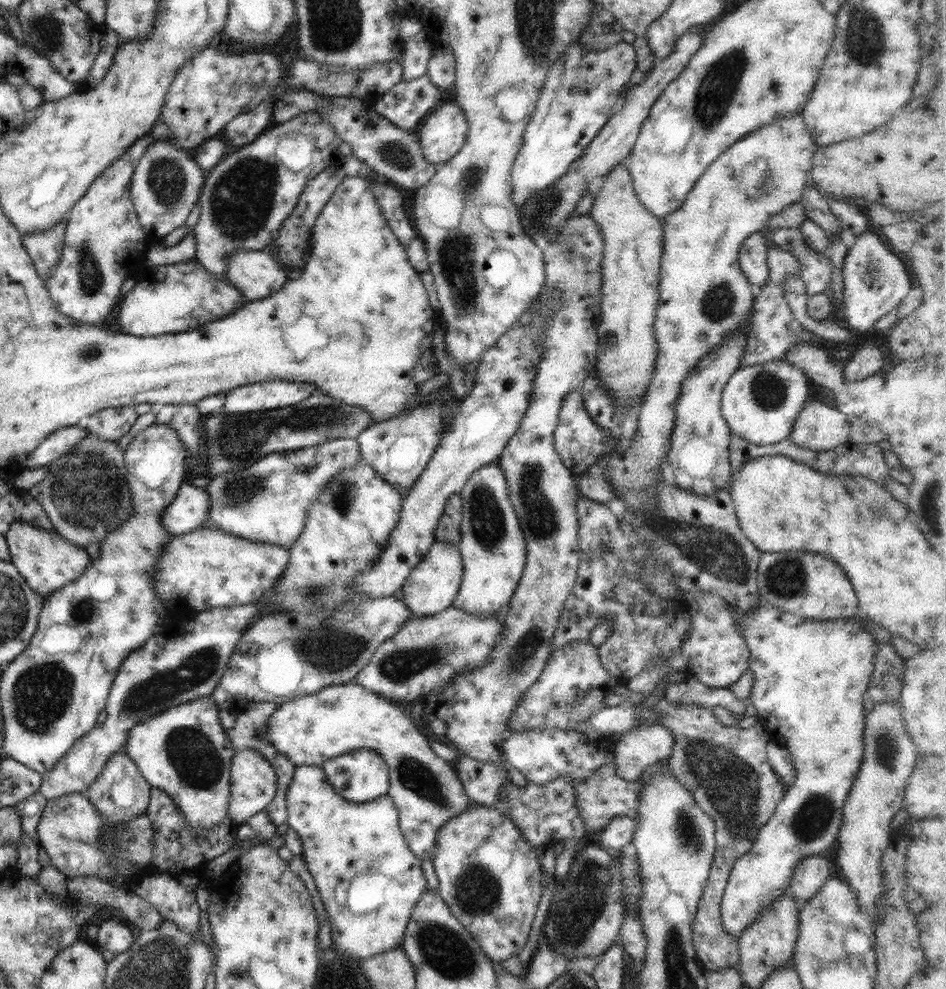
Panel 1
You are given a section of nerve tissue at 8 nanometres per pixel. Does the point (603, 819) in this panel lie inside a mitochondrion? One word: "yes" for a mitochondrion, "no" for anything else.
no

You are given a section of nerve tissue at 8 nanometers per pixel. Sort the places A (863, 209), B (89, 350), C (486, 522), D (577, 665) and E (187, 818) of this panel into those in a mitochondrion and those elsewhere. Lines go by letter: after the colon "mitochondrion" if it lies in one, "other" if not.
A: other
B: mitochondrion
C: mitochondrion
D: other
E: other

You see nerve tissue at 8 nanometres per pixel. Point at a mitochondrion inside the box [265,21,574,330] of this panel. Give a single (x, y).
(456, 252)

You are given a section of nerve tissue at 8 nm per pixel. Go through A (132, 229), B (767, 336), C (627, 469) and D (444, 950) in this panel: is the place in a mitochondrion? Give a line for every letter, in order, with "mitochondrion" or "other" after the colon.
A: other
B: other
C: other
D: mitochondrion

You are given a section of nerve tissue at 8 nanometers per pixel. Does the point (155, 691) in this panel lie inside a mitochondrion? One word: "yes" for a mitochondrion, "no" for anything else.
yes

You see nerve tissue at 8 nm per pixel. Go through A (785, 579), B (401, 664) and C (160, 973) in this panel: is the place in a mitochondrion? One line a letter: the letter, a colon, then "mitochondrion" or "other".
A: mitochondrion
B: mitochondrion
C: mitochondrion

